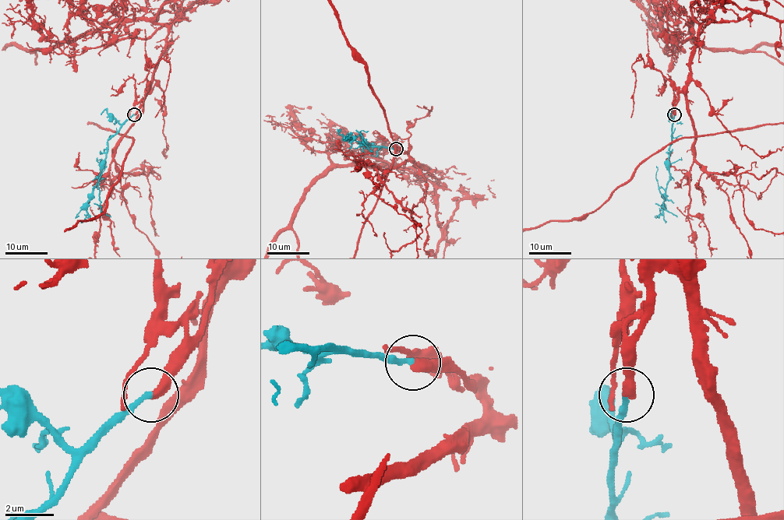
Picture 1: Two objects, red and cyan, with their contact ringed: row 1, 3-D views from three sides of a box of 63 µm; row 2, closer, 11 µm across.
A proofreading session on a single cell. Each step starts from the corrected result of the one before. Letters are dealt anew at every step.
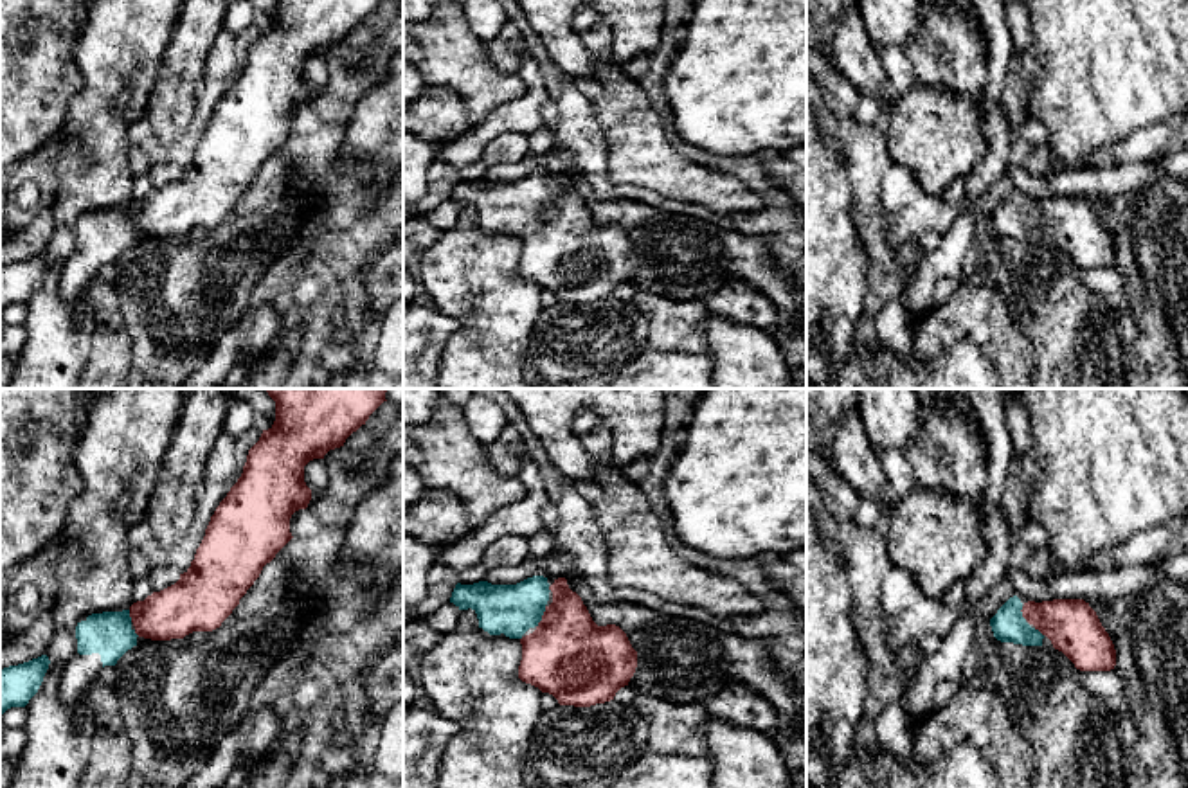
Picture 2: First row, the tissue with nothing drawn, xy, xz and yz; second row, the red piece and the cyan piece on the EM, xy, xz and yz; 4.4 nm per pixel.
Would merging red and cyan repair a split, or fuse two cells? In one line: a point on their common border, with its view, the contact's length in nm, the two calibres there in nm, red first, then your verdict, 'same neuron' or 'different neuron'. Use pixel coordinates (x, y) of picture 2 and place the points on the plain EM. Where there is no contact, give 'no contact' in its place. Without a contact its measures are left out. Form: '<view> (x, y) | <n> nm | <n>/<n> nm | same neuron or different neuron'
xz (542, 214) | 100 nm | 380/220 nm | same neuron

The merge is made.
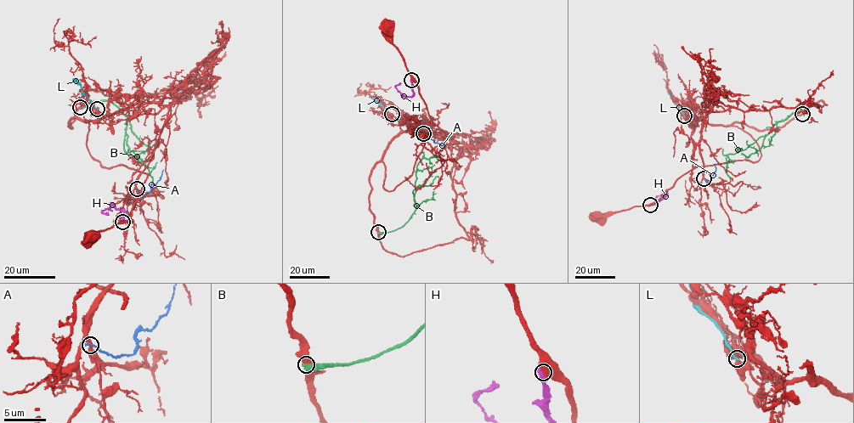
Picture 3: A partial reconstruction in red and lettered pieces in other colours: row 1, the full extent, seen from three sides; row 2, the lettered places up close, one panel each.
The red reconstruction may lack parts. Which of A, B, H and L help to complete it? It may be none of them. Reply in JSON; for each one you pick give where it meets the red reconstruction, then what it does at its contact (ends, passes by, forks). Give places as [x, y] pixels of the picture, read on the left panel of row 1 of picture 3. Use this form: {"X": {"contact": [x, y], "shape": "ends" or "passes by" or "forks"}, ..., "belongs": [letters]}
{"belongs": []}

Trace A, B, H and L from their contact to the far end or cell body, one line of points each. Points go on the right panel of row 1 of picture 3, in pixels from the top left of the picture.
A: (704, 179), (709, 181), (715, 170), (715, 163)
B: (802, 114), (801, 109), (796, 109), (745, 149), (729, 154), (726, 170), (731, 178)
H: (650, 205), (663, 199), (666, 193), (653, 199)
L: (684, 115), (669, 92)

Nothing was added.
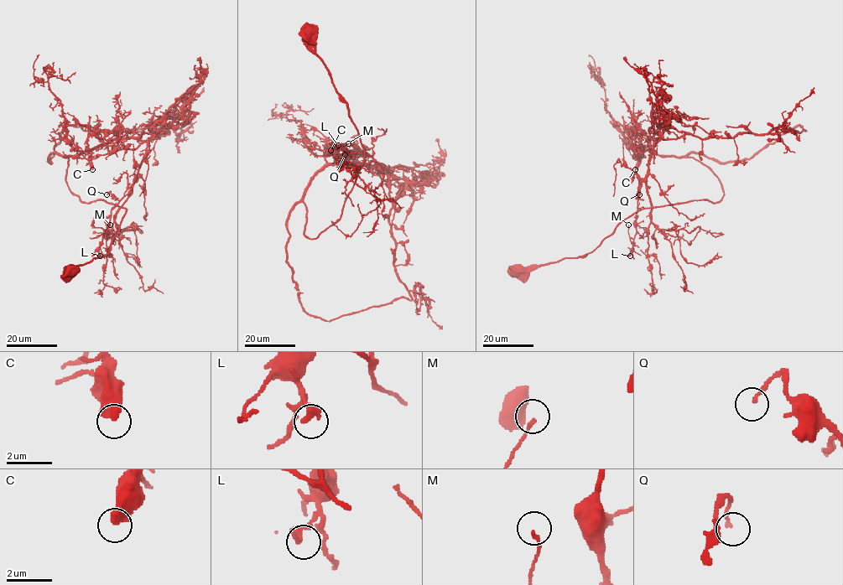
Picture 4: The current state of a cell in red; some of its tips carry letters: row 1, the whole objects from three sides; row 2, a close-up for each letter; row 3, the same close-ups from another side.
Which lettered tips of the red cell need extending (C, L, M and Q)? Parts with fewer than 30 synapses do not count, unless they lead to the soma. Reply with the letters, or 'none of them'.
C

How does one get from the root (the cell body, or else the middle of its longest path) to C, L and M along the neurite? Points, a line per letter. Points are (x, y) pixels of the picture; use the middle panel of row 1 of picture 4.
C: (309, 30), (314, 52), (357, 132), (364, 152), (360, 167), (374, 161), (385, 169), (330, 150)
L: (309, 30), (314, 32), (314, 52), (357, 132), (364, 152), (360, 167), (372, 159), (338, 145)
M: (309, 30), (314, 32), (314, 52), (357, 132), (364, 152), (360, 167), (372, 159), (341, 149), (348, 143)

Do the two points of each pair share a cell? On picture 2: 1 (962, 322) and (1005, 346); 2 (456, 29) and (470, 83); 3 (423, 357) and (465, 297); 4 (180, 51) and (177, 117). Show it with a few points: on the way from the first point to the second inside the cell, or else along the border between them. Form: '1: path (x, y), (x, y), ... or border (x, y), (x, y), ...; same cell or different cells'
1: path (972, 322), (981, 322), (994, 335); same cell
2: path (456, 42), (456, 56), (468, 71); same cell
3: border (431, 304), (459, 324), (440, 358); different cells
4: path (180, 67), (177, 74), (177, 101); same cell

